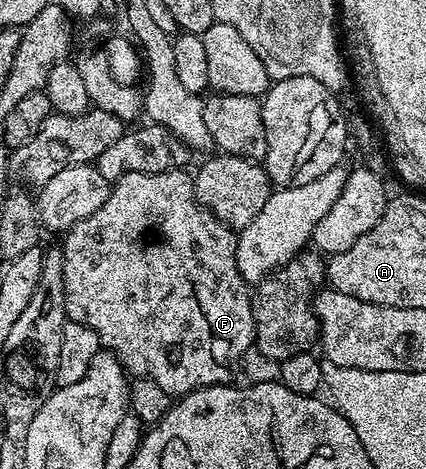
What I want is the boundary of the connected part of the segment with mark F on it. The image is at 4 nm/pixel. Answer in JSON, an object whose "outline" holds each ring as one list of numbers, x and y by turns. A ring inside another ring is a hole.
{"outline":[[173,169,166,173,126,173,111,184,106,205,90,213,90,217,75,223,63,236,64,280,66,281,64,308,68,311,68,318,73,323,87,323,90,329,94,329,94,333,98,333,101,348,119,357,133,376,156,379,158,385,162,385,162,389,166,389,168,395,179,397,190,394,198,387,231,384,235,380,232,378,240,371,241,357,253,350,256,341,250,284,242,277,242,273,238,273,236,237,237,232,233,228,227,227,225,223,215,219,211,213,200,206,199,201,196,200,193,176,187,170]]}

